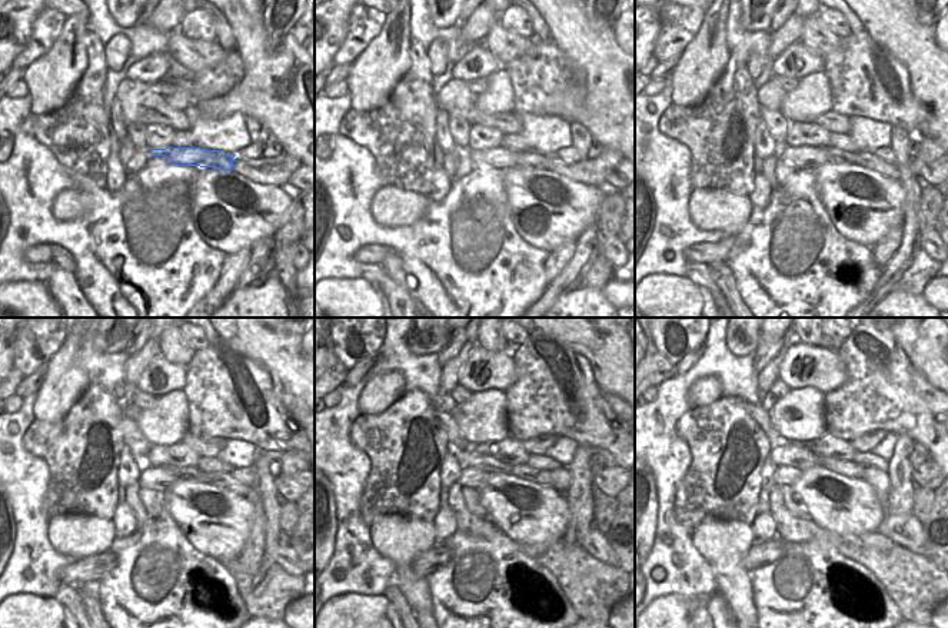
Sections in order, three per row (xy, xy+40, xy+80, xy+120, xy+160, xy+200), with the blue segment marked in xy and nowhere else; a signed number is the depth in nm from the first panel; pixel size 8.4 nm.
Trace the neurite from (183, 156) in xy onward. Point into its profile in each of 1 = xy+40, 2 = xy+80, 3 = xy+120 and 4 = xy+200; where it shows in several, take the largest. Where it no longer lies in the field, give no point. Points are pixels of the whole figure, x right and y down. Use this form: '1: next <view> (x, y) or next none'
1: next xy+40 (501, 158)
2: next xy+80 (805, 158)
3: next xy+120 (156, 478)
4: next xy+200 (784, 474)

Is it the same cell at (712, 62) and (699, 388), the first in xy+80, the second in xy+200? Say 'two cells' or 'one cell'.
one cell

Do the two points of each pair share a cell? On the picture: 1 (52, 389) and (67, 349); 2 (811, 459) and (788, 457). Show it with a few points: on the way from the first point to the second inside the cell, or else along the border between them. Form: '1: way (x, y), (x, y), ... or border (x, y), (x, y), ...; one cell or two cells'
1: way (62, 379), (65, 376), (66, 359); one cell
2: way (805, 459), (794, 457); one cell

